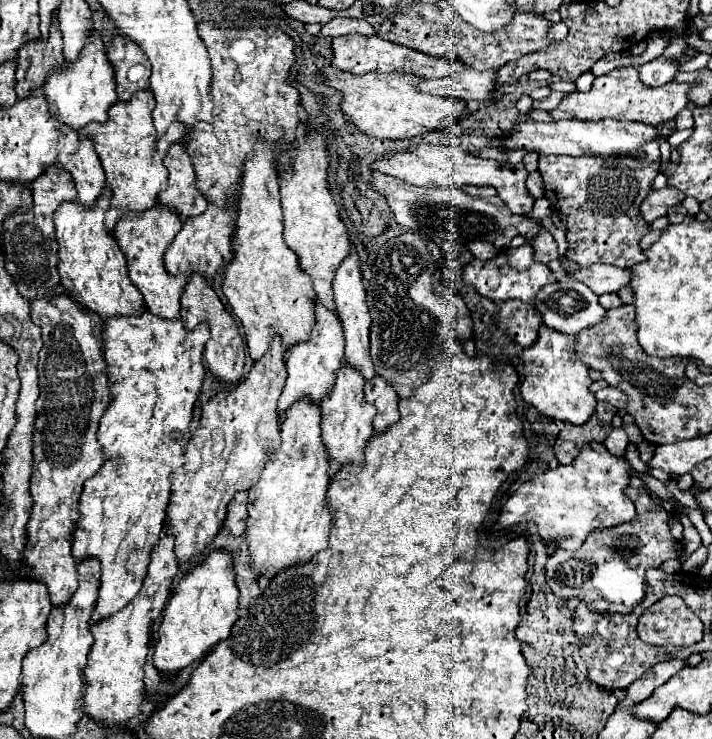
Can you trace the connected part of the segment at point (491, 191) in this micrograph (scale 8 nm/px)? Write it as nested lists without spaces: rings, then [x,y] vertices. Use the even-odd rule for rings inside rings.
[[[465,186],[463,188],[467,194],[477,196],[477,198],[485,198],[485,196],[495,196],[495,188],[493,186]]]

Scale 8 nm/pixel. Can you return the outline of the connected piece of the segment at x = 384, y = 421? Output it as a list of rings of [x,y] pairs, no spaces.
[[[373,378],[365,384],[365,398],[377,408],[377,414],[373,418],[373,430],[375,434],[383,434],[391,424],[399,420],[399,398],[395,390],[381,378]]]

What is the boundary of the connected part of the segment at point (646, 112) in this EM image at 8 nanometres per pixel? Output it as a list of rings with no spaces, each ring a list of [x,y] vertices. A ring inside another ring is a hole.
[[[615,68],[609,74],[603,74],[593,80],[589,92],[571,92],[565,94],[563,100],[555,110],[551,110],[553,120],[571,118],[571,120],[599,120],[599,118],[613,118],[613,120],[627,120],[627,122],[647,122],[649,126],[665,124],[673,120],[685,106],[687,106],[687,90],[689,84],[669,82],[659,88],[645,86],[639,80],[637,68]]]

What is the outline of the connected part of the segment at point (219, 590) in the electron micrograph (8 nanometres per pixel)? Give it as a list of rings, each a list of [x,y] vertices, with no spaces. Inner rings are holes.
[[[223,550],[209,552],[207,560],[195,566],[177,584],[175,594],[165,606],[163,622],[159,626],[159,640],[153,654],[153,666],[161,672],[163,680],[175,678],[185,666],[205,658],[221,640],[229,638],[237,622],[239,590],[235,586],[233,560]]]

